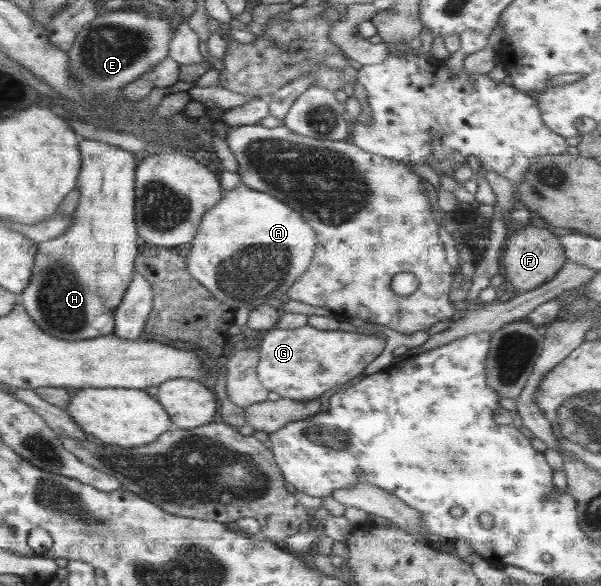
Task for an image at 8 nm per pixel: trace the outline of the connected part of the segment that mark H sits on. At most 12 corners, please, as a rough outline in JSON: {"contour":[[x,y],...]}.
{"contour":[[80,142],[80,202],[18,296],[65,341],[105,337],[135,273],[136,165]]}

